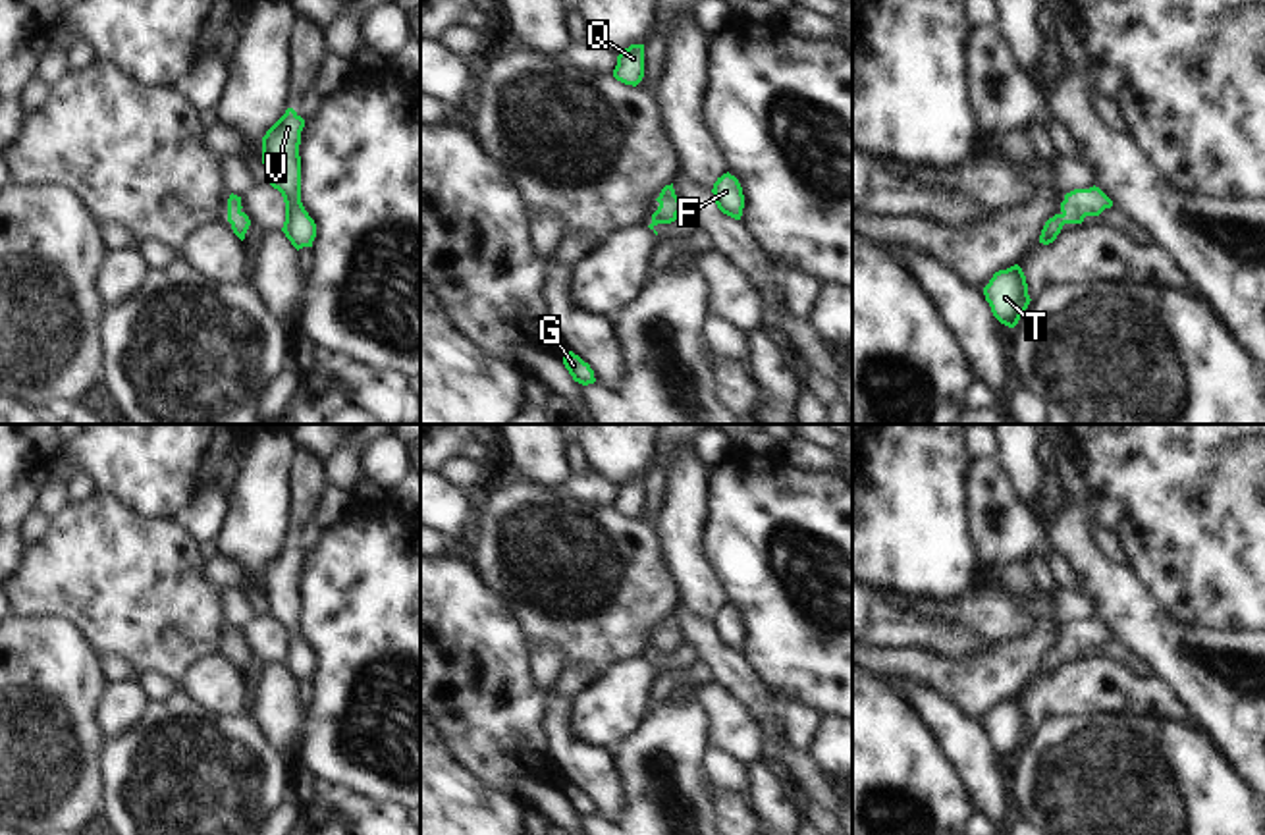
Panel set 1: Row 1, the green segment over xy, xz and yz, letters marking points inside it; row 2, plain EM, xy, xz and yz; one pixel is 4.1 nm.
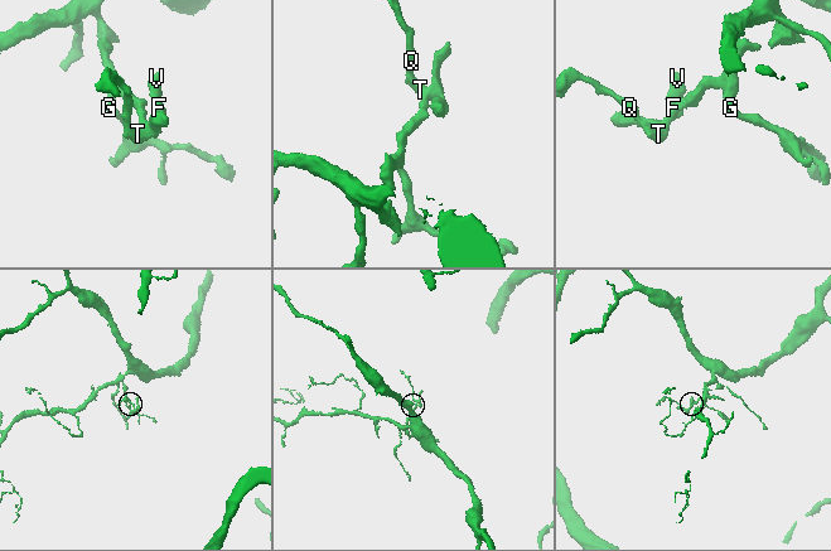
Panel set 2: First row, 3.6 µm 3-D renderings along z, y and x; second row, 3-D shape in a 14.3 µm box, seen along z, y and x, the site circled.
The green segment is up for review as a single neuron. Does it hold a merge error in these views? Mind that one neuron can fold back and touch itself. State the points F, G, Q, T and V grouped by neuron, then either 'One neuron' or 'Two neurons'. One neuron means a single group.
Groups: F G Q T V. One neuron

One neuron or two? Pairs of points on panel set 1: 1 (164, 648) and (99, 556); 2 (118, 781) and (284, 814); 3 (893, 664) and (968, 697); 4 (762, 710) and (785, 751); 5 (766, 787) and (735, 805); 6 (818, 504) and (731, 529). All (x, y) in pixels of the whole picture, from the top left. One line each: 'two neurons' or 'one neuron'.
1: one neuron
2: two neurons
3: one neuron
4: two neurons
5: two neurons
6: one neuron

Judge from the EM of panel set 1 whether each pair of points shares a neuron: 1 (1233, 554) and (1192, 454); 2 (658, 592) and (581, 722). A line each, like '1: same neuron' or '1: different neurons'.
1: same neuron
2: different neurons

